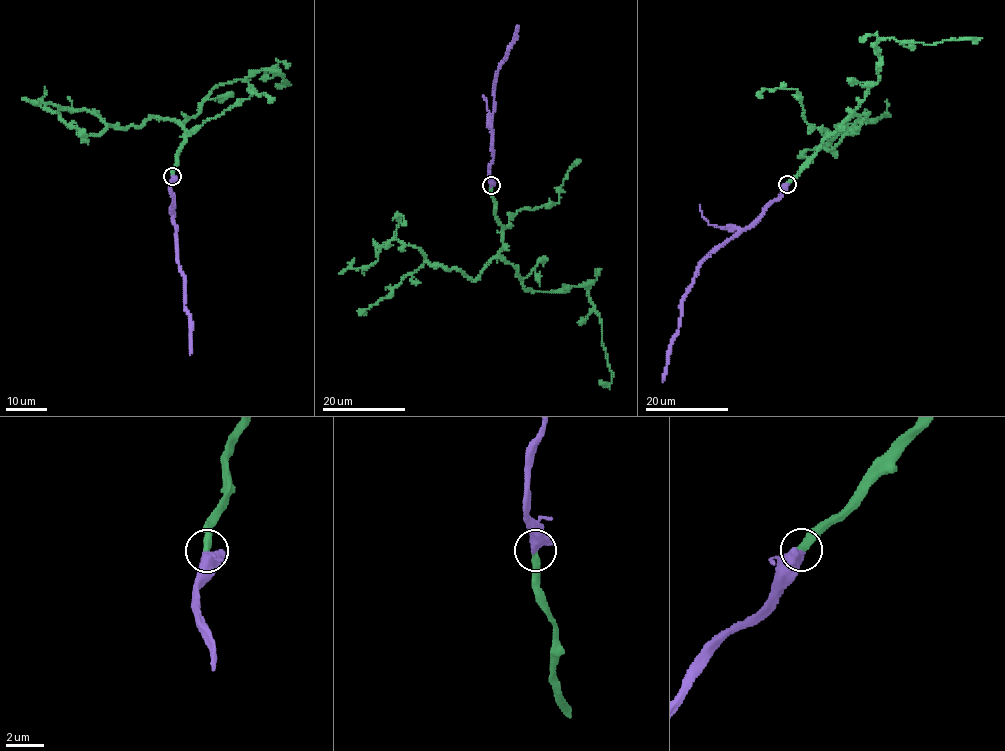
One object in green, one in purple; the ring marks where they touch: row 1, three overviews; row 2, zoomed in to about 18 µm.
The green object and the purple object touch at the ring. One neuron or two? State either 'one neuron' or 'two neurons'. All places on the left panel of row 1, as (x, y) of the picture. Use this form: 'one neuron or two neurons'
one neuron

